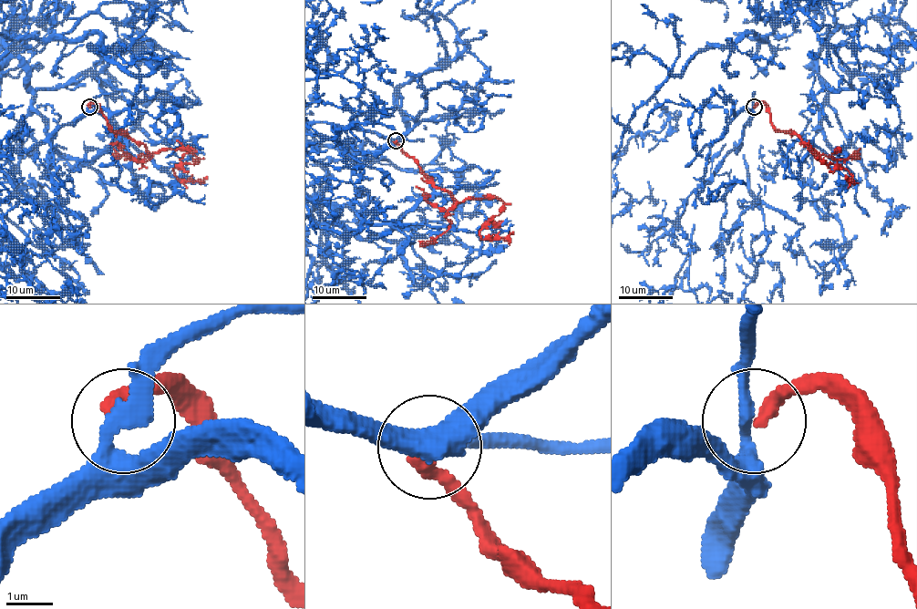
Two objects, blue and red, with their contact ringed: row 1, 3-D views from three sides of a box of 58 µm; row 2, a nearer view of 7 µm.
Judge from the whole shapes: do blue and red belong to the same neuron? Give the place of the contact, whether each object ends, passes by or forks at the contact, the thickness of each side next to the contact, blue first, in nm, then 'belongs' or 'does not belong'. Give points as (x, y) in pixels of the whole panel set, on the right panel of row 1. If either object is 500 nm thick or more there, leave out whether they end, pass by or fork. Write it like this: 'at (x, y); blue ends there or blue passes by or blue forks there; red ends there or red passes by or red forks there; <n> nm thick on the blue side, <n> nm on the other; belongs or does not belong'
at (754, 107); blue passes by; red ends there; 360 nm thick on the blue side, 340 nm on the other; does not belong

